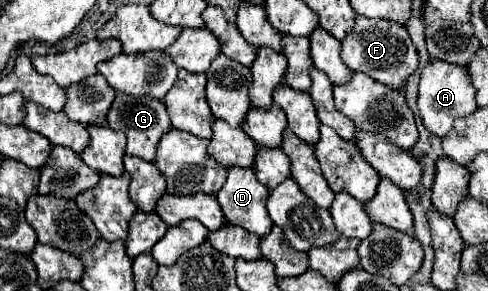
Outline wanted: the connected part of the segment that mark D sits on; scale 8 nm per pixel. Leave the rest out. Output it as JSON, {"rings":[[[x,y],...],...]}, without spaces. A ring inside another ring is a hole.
{"rings":[[[228,168],[228,180],[216,194],[226,220],[236,226],[244,226],[244,230],[260,238],[272,228],[266,198],[268,188],[258,182],[250,168]]]}

